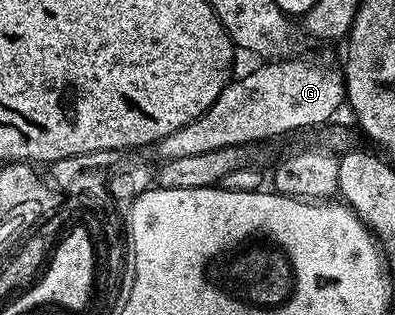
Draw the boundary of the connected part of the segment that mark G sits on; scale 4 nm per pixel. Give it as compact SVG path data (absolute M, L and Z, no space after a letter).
M293 58L266 62L269 63L266 67L257 67L250 75L245 75L242 79L234 78L226 83L207 113L195 117L195 121L183 125L183 129L175 129L175 133L167 133L167 137L158 141L155 145L158 160L195 157L195 153L211 153L211 149L258 145L263 139L273 139L276 135L289 135L292 131L305 131L308 127L324 128L330 122L328 119L346 102L342 68L332 67L325 59Z

